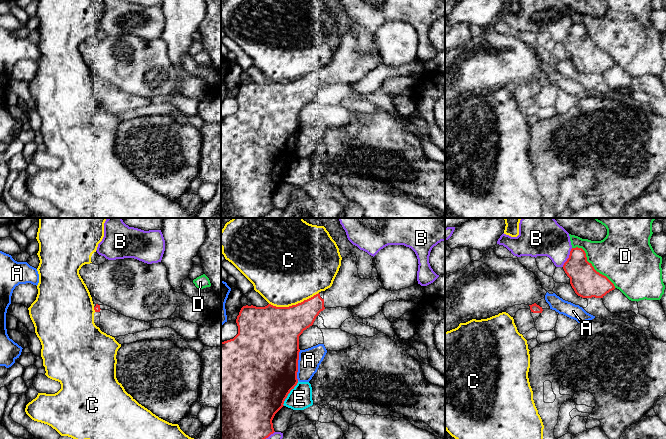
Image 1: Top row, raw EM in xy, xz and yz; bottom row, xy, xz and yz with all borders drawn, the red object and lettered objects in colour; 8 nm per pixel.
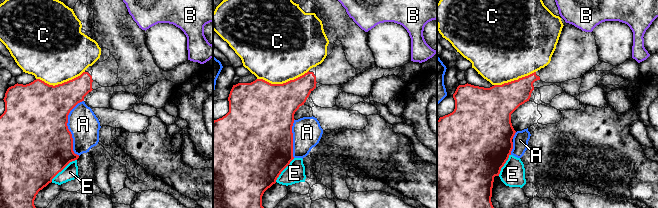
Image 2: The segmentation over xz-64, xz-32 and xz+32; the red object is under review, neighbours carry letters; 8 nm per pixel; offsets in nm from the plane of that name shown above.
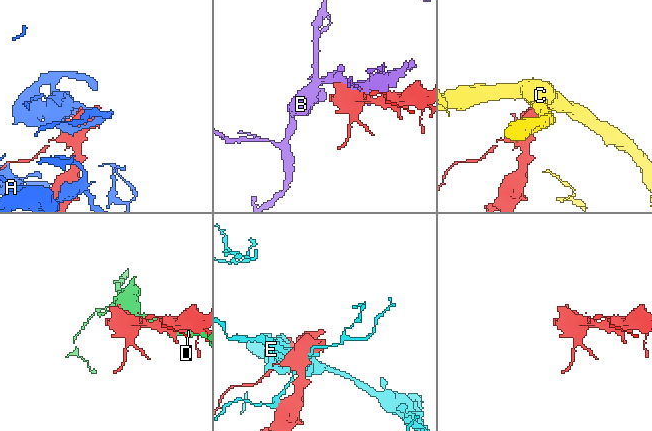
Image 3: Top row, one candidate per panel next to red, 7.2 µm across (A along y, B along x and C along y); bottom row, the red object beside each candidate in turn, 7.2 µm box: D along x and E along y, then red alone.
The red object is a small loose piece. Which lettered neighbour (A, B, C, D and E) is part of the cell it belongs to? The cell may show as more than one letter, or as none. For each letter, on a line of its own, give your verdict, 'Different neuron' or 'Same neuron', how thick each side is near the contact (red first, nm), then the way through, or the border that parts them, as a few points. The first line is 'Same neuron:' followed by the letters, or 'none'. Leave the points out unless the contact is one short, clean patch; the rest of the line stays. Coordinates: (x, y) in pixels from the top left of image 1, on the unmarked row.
Same neuron: none
A: Different neuron. Thickness 500 nm (red) against 180 nm
B: Different neuron. Thickness 240 nm (red) against 280 nm
C: Different neuron. Thickness 380 nm (red) against 500 nm
D: Different neuron. Thickness 240 nm (red) against 400 nm
E: Different neuron. Thickness 500 nm (red) against 190 nm

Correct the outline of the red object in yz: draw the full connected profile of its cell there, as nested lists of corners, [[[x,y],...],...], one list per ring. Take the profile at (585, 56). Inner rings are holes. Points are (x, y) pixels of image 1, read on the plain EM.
[[[582,24],[571,25],[563,45],[570,54],[575,69],[582,74],[603,74],[615,65],[614,60],[587,37],[586,29]]]

